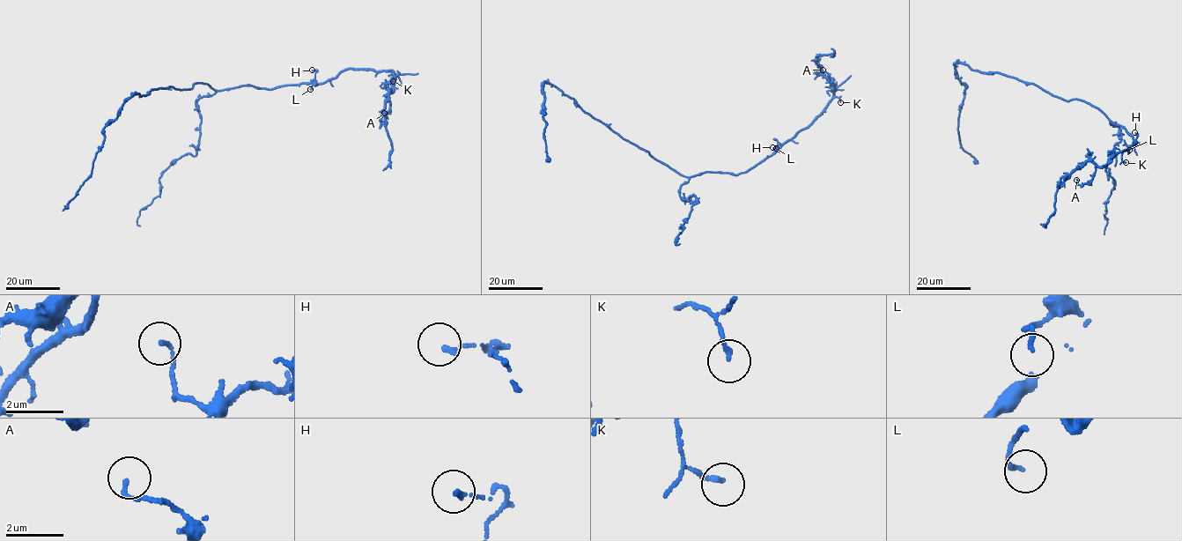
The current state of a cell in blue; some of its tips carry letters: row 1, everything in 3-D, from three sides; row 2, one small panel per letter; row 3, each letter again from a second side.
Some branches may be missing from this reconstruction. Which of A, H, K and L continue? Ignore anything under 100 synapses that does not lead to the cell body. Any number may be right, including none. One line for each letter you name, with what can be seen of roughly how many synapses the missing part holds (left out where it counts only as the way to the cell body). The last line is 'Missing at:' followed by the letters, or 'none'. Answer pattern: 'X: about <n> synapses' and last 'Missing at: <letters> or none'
Missing at: none

